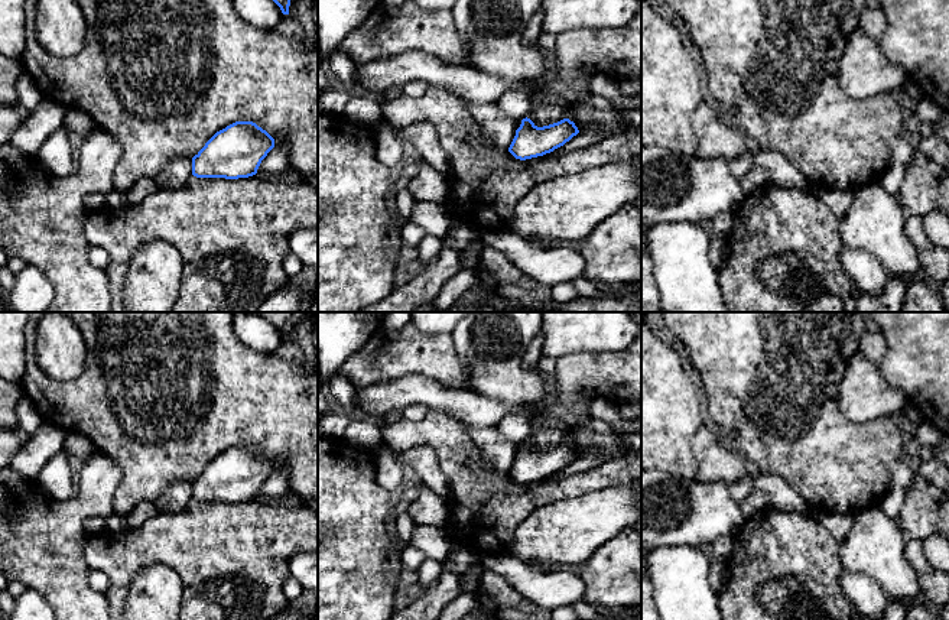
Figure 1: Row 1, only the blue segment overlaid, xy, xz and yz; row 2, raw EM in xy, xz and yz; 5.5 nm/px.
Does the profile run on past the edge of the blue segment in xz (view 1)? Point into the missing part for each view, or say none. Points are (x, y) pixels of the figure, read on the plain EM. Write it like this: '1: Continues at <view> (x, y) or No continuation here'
1: No continuation here

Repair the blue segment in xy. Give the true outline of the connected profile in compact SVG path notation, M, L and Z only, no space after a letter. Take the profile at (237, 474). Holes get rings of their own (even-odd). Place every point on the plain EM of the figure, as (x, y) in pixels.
M235 445L217 455L192 481L196 501L238 503L257 497L274 462L253 445Z

